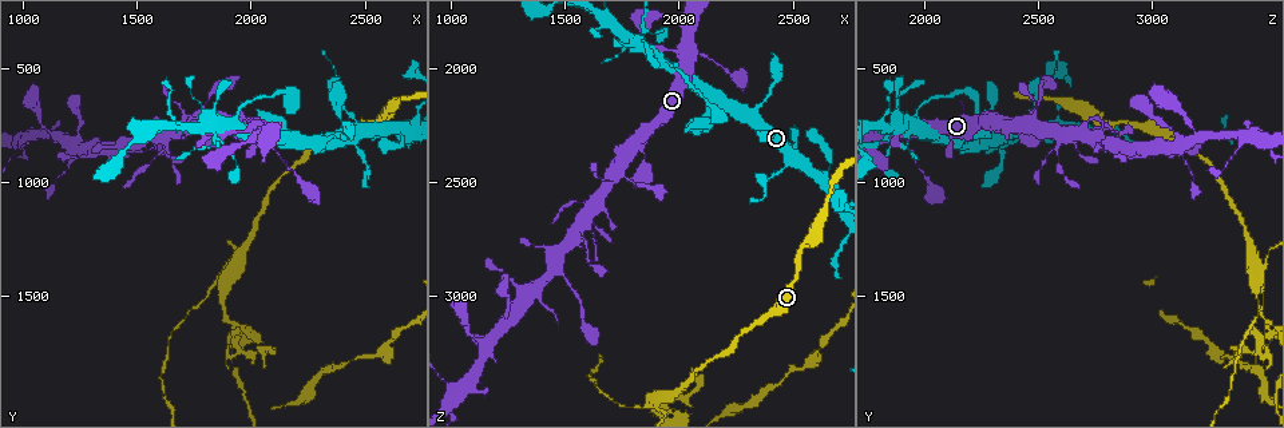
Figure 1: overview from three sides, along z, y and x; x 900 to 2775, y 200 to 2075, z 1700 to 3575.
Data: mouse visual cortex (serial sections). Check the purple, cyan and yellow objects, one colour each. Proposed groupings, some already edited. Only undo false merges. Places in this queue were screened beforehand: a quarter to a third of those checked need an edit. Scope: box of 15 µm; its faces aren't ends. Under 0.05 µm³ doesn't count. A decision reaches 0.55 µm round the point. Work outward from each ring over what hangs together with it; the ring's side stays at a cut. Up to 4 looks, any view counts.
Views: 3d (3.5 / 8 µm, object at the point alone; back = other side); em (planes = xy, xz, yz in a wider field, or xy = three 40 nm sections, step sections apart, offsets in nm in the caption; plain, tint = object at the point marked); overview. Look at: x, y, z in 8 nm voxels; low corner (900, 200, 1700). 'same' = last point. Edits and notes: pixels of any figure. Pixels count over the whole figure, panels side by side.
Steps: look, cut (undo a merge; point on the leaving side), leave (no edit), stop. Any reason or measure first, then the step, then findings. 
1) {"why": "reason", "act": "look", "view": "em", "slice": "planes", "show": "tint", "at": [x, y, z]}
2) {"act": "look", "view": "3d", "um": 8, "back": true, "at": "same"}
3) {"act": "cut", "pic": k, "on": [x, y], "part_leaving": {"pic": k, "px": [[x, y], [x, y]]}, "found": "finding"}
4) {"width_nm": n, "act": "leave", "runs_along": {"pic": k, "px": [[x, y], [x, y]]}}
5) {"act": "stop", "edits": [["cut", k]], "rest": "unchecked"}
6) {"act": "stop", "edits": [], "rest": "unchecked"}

{"why": "abrupt turn", "act": "look", "view": "3d", "um": 3.5, "at": [1940, 750, 1960]}

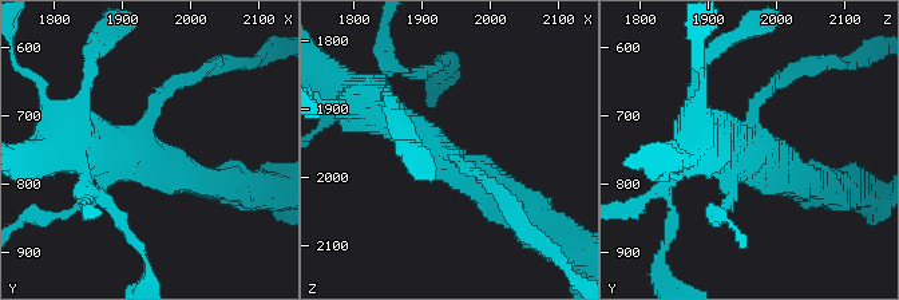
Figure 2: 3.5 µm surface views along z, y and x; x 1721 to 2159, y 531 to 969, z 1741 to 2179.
{"act": "look", "view": "em", "slice": "xy", "step": 2, "show": "tint", "at": [1940, 765, 1975]}

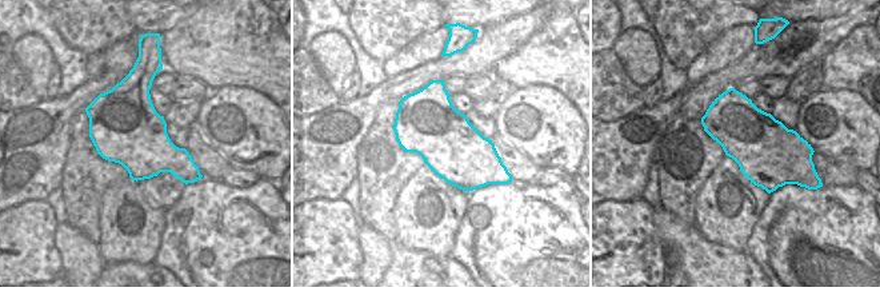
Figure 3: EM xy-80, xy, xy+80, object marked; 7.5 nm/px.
{"why": "another direction", "act": "look", "view": "em", "slice": "planes", "show": "tint", "at": "same"}

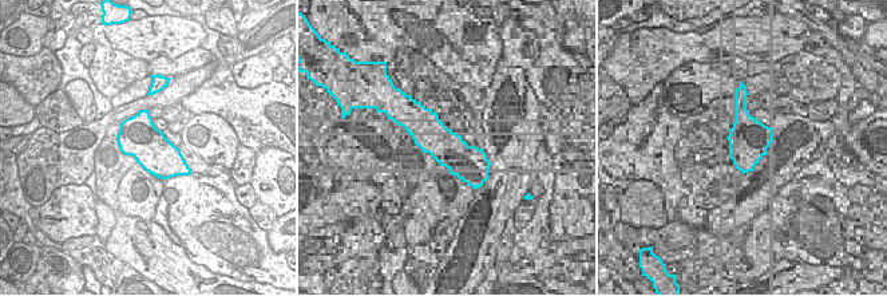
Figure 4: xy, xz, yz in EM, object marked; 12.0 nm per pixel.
{"act": "leave", "found": "all the same cell"}

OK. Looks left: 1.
{"why": "three arms meet", "act": "look", "view": "3d", "um": 3.5, "at": [2470, 750, 2420]}

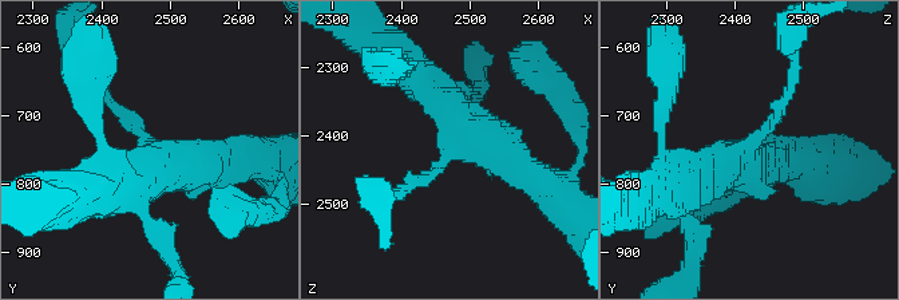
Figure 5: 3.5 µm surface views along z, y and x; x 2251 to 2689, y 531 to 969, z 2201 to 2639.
{"arm_widths_nm": [150, 450, 500], "act": "cut", "pic": 5, "on": [414, 182], "part_leaving": {"pic": 5, "px": [[440, 161], [399, 196], [371, 193]]}, "found": "a second cell is stuck on"}

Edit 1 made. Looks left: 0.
{"act": "stop", "edits": [["cut", 5]], "rest": "unchecked"}

